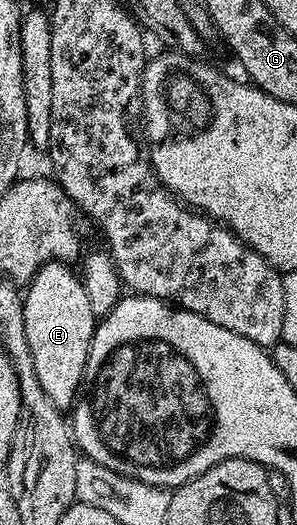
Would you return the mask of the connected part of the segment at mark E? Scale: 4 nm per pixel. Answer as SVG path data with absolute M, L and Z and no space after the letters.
M51 262L38 269L24 292L24 331L28 333L28 350L32 350L32 366L44 394L57 408L70 410L78 399L82 375L92 346L96 319L88 302L79 273L69 263Z

